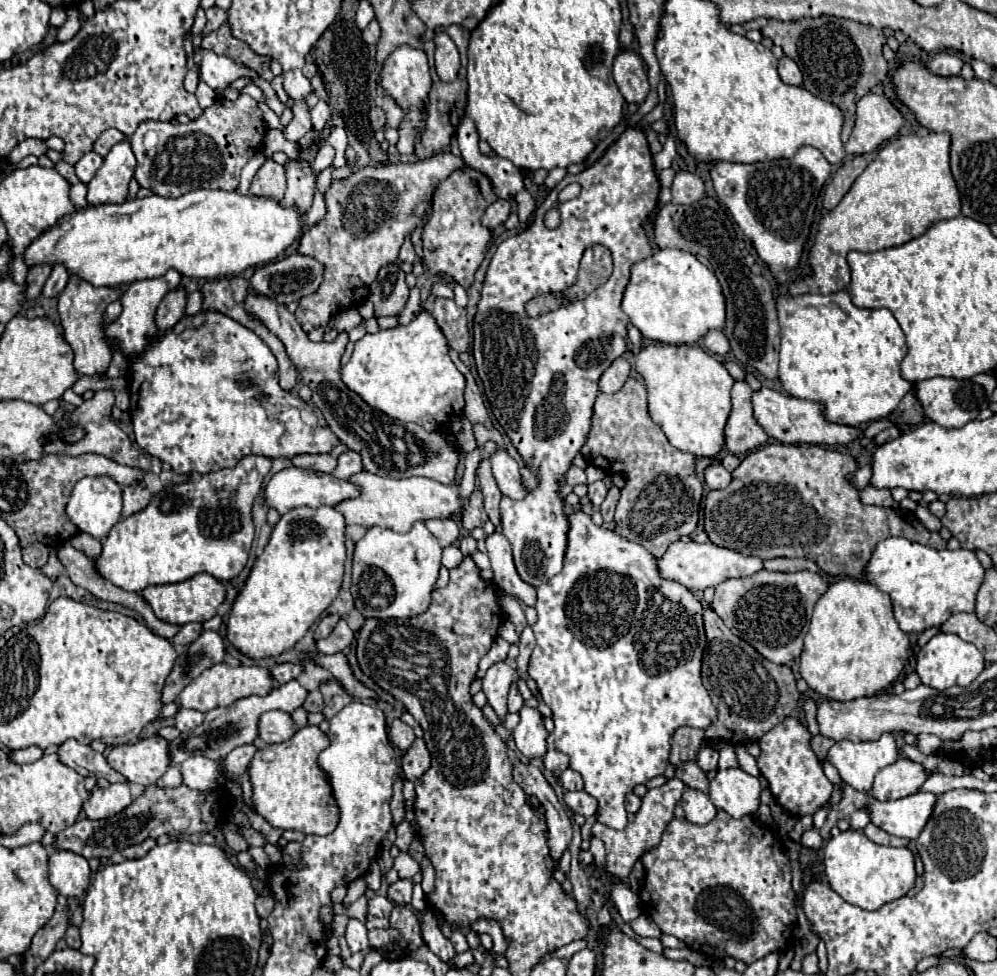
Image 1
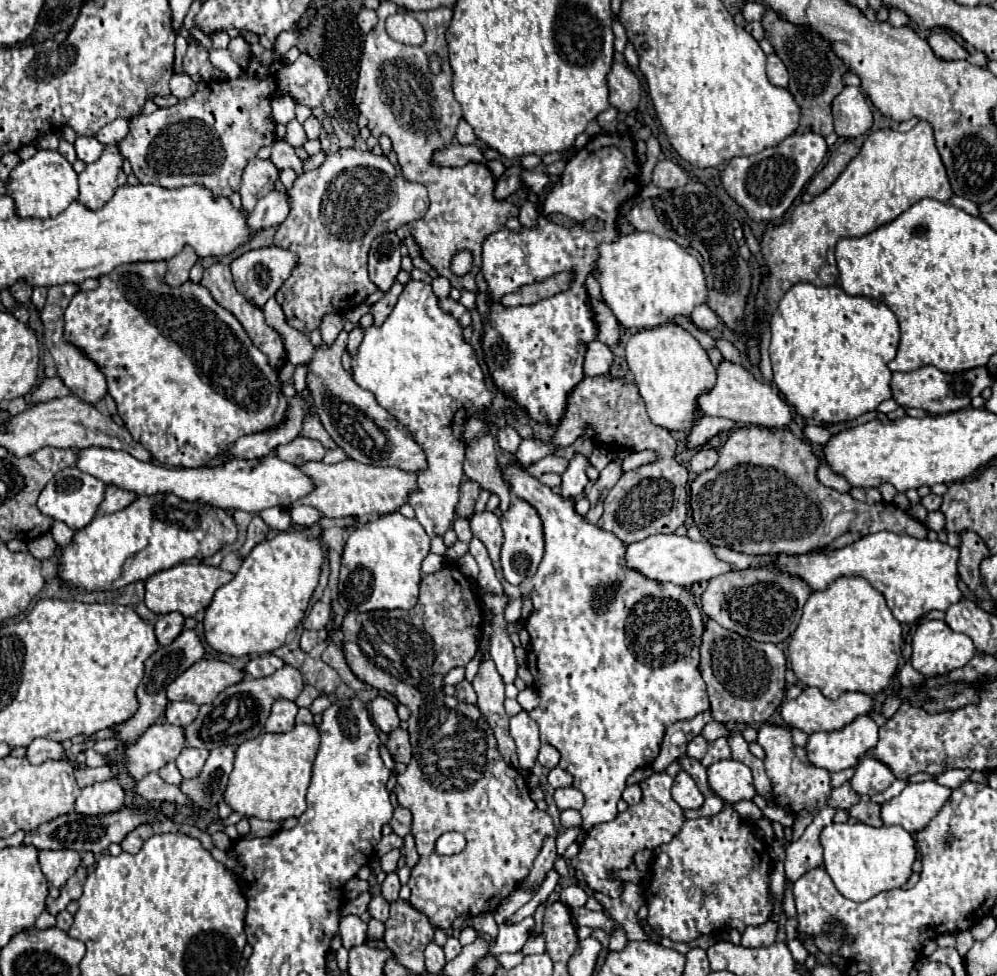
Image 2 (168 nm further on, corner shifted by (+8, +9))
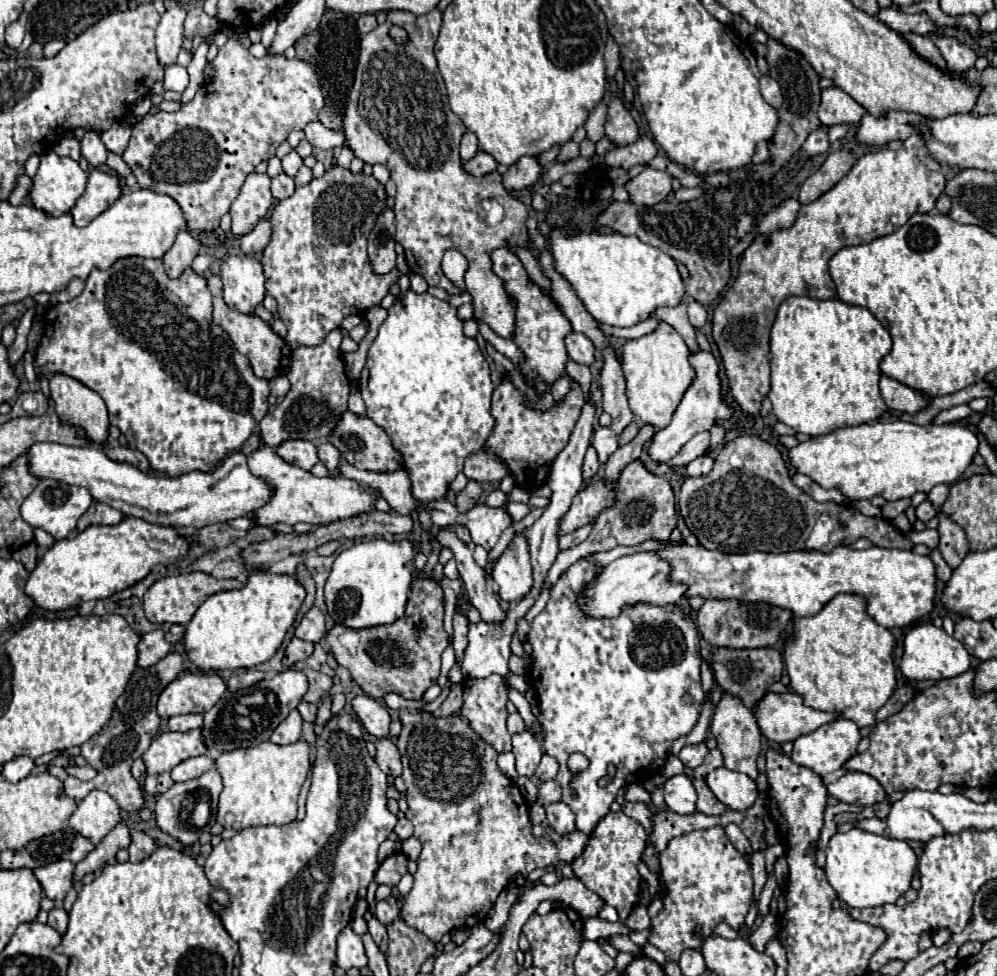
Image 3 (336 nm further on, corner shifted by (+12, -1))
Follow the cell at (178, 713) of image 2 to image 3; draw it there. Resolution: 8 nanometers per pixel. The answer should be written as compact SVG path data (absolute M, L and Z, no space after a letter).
M175 715L167 725L171 731L191 731L203 725L203 715Z

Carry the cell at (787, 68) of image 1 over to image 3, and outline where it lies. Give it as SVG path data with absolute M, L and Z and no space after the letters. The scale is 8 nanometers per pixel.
M769 75L761 77L761 95L773 109L781 107L781 89L779 89L777 81L771 79Z

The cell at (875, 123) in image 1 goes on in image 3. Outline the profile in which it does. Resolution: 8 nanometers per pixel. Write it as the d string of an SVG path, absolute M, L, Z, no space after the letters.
M827 87L821 89L821 105L819 105L819 119L823 125L837 125L837 123L851 123L857 125L865 109L843 89Z

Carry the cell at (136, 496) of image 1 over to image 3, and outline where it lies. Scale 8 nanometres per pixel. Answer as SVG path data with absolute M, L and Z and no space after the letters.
M95 503L85 511L83 519L79 519L77 531L85 531L89 525L117 525L121 523L121 519L123 519L121 511L115 511L105 503Z

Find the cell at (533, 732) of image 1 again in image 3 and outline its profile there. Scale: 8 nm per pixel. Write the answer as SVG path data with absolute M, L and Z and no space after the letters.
M527 731L517 733L517 735L513 735L513 753L517 759L517 773L525 775L525 777L533 777L541 757L543 757L543 749L541 749L539 741Z

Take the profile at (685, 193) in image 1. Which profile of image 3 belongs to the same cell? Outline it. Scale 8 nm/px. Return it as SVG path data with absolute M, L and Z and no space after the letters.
M645 167L637 177L625 183L625 189L631 203L653 207L655 203L663 201L665 195L671 191L671 177L663 171Z

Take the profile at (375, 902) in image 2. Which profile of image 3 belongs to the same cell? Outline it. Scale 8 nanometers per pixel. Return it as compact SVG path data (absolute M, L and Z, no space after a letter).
M375 917L369 921L369 933L371 933L373 941L377 943L377 947L385 953L387 951L387 929Z

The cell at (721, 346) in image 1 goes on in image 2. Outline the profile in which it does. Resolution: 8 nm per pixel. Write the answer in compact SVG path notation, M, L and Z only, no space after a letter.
M699 305L699 307L693 311L691 321L693 321L693 325L695 325L697 329L701 329L701 331L711 331L711 329L715 329L715 327L719 325L719 317L717 317L707 305Z

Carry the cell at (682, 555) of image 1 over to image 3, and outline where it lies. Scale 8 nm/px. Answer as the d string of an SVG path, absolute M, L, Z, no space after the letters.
M635 553L635 555L619 557L607 567L603 567L593 581L583 585L581 595L577 597L577 607L587 617L611 619L611 617L619 617L623 605L635 605L635 603L647 603L655 607L675 605L683 597L685 585L673 585L669 581L669 571L671 571L669 563L659 559L655 553Z

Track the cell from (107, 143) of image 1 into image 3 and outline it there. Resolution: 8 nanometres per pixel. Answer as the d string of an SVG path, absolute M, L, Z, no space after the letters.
M125 121L113 123L113 125L111 125L107 131L103 131L103 135L101 135L105 147L107 147L111 153L117 153L117 155L123 155L123 151L127 149L129 137L131 137L131 125L125 123Z

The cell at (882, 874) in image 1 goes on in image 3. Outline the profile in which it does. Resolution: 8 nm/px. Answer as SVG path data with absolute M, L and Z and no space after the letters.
M853 827L847 833L835 833L827 843L825 875L847 907L879 907L895 903L909 887L917 867L915 851L899 839L875 835Z

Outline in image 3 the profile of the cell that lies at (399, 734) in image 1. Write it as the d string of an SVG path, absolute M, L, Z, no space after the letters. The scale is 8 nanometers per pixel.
M357 695L353 701L353 711L361 719L365 731L377 739L383 739L389 735L389 713L387 705L381 699L373 699L369 695Z

